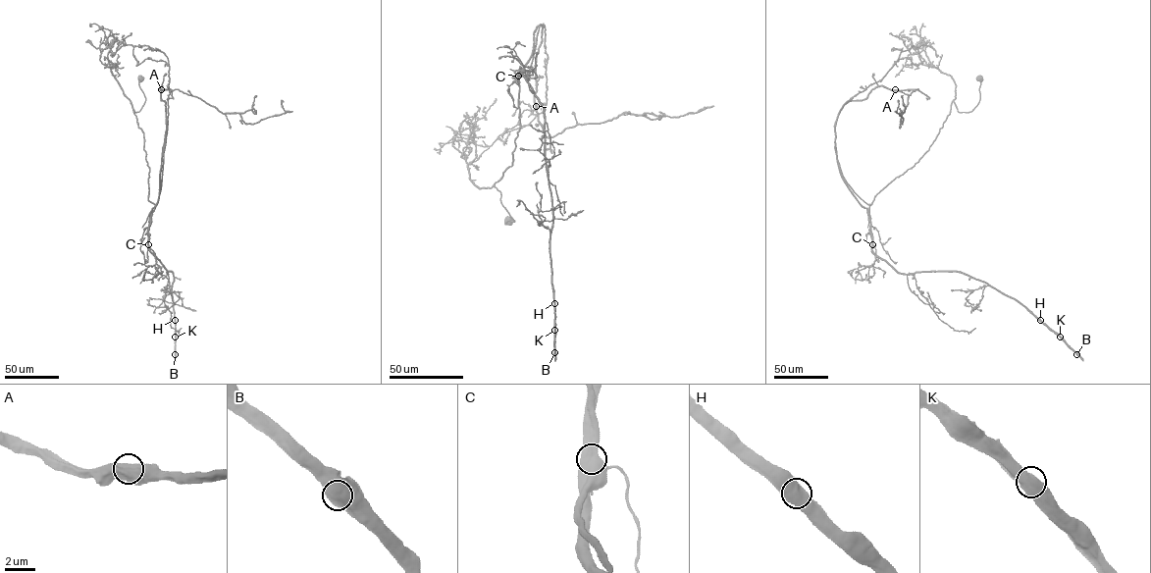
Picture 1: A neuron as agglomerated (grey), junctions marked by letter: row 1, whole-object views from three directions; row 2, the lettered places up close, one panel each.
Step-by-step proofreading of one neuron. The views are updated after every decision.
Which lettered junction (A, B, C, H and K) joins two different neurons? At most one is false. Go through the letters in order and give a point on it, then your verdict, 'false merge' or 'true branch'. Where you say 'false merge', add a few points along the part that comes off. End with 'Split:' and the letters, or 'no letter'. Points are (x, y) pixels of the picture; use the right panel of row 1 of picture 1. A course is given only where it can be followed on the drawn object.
A: (895, 89) | true branch
B: (1076, 354) | true branch
C: (872, 244) | false merge | (872, 244), (869, 205), (842, 175), (835, 125), (842, 106), (902, 51), (924, 44), (910, 31)
H: (1040, 320) | true branch
K: (1060, 337) | true branch
Split: C

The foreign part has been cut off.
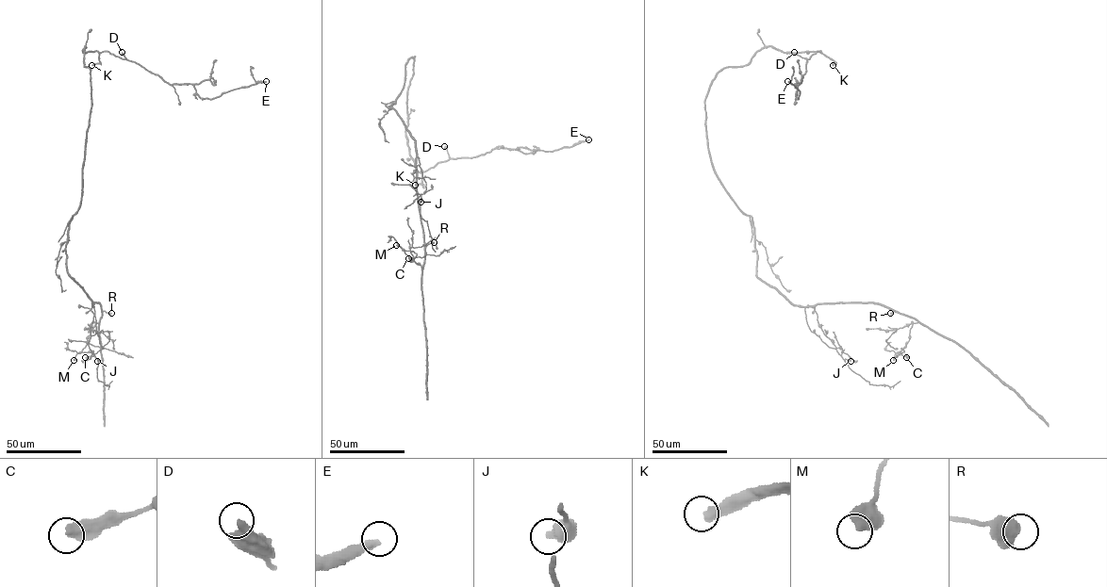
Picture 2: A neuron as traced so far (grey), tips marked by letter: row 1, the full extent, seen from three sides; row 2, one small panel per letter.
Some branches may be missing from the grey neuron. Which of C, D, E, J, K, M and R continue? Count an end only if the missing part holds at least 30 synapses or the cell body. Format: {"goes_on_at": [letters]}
{"goes_on_at": ["E", "K"]}

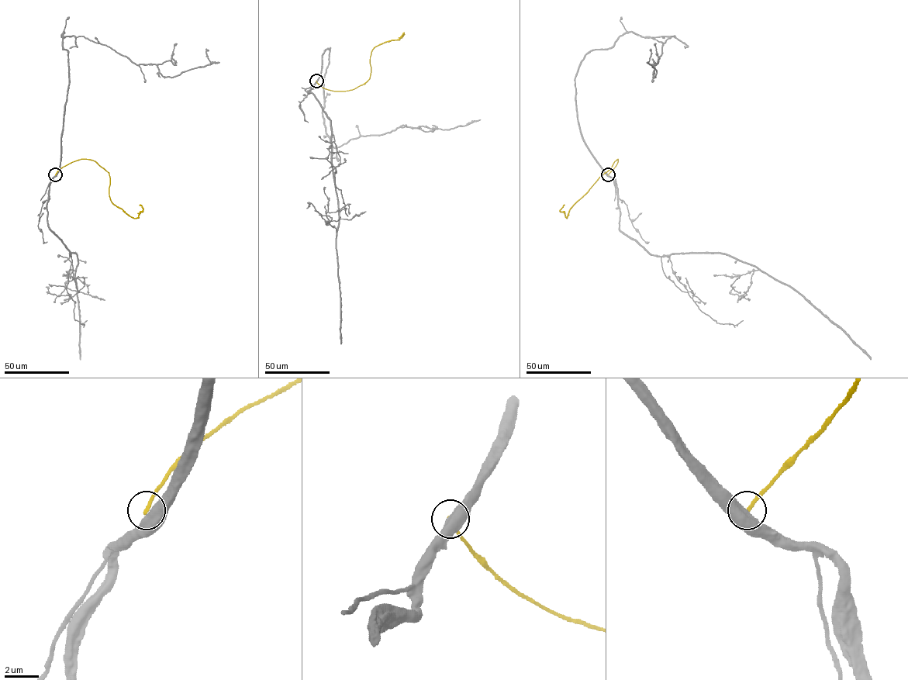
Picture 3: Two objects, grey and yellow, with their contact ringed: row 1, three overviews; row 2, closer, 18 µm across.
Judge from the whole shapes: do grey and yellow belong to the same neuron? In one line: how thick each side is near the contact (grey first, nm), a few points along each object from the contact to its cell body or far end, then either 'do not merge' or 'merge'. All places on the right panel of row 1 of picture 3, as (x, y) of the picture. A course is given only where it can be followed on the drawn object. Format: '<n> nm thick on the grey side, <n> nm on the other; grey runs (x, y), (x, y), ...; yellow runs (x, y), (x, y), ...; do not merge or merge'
550 nm thick on the grey side, 200 nm on the other; grey runs (608, 174), (580, 130), (575, 74), (591, 51), (626, 32), (674, 36), (652, 64), (655, 77), (650, 50); yellow runs (608, 174), (616, 166), (618, 159), (571, 208), (567, 218), (560, 210), (564, 205); do not merge

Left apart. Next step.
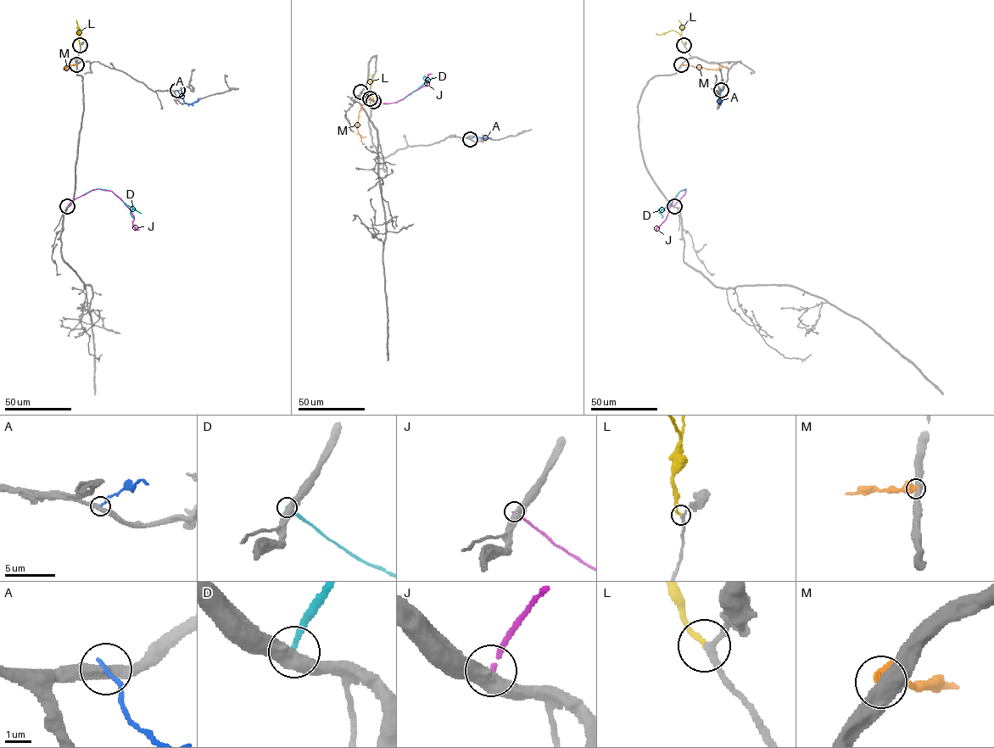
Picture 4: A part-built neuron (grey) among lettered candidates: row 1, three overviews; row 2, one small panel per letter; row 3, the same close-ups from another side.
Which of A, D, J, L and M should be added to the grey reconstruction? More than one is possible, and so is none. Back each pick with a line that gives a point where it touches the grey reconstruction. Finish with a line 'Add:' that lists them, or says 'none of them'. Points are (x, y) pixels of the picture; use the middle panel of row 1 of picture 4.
L: contact (373, 101)
Add: L

